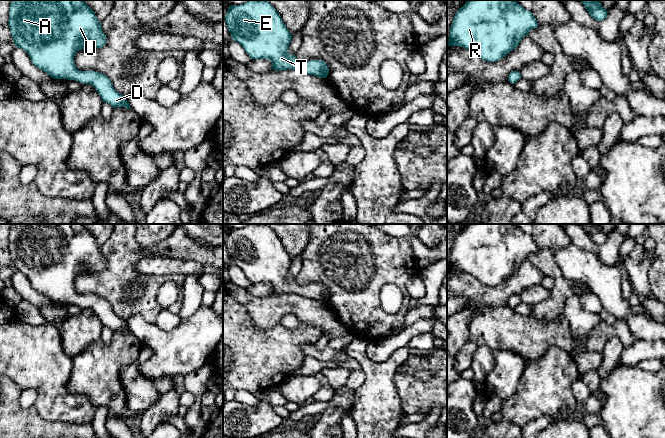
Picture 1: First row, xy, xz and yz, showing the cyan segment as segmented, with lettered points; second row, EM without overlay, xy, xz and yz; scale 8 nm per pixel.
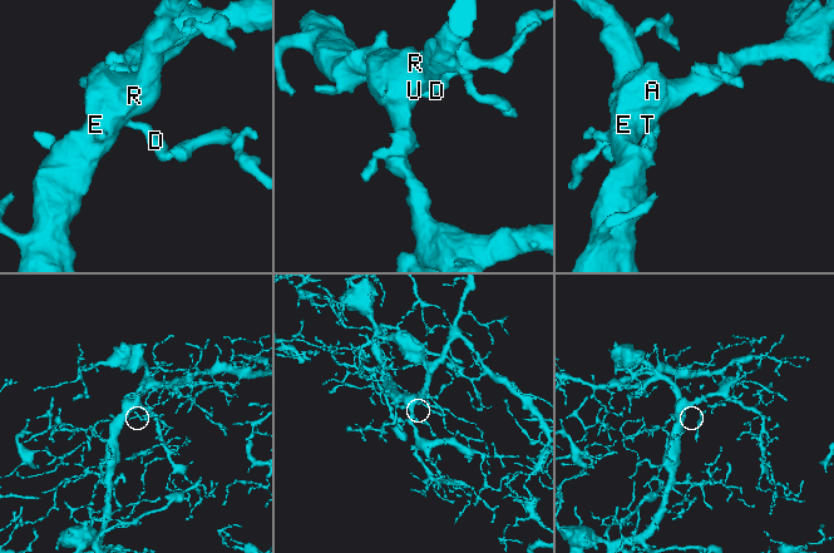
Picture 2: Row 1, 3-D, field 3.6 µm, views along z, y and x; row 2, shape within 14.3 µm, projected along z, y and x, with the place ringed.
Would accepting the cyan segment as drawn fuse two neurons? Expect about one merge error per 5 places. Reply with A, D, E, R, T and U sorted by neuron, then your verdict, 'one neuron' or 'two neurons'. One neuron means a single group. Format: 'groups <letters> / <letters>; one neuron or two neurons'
groups A D E R T U; one neuron

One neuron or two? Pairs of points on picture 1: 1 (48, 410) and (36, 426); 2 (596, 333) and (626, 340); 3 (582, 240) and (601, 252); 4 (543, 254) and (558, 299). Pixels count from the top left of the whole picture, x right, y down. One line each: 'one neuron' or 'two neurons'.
1: two neurons
2: one neuron
3: one neuron
4: one neuron

